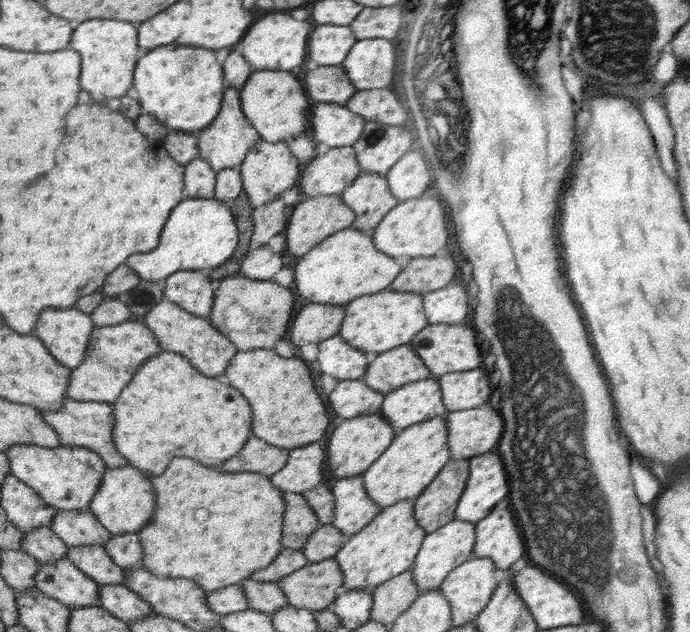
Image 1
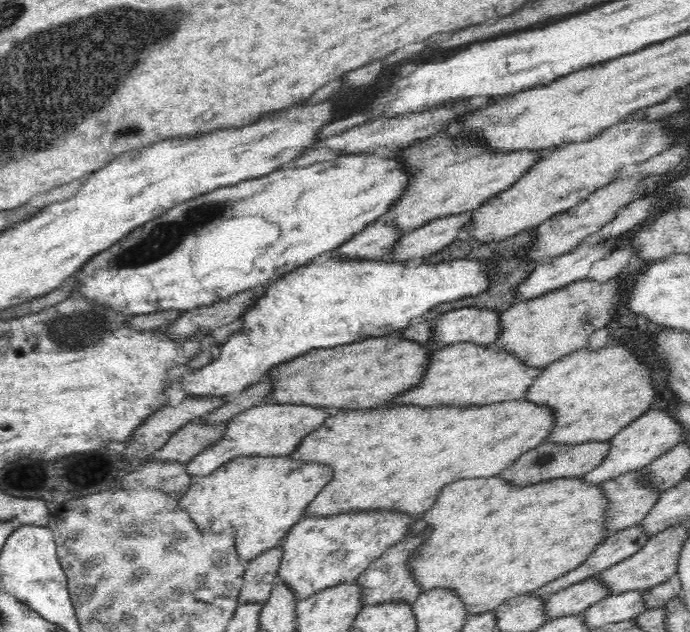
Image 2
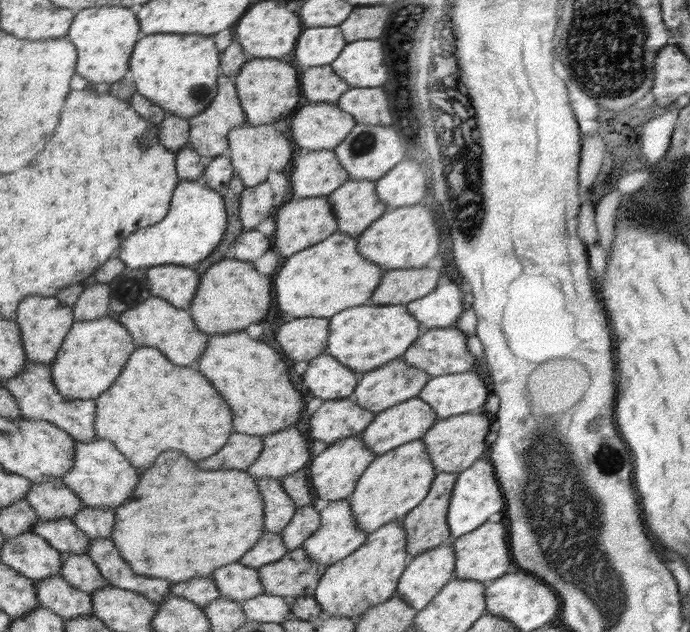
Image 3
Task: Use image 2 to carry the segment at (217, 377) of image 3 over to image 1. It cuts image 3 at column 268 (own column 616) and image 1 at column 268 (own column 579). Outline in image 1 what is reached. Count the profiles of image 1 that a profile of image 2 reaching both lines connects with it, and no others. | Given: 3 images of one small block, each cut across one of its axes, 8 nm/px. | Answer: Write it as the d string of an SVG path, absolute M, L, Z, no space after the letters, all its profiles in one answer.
M268 349L238 351L222 379L237 388L250 403L253 437L288 450L322 442L330 426L330 416L314 387L308 363L299 354L284 358Z

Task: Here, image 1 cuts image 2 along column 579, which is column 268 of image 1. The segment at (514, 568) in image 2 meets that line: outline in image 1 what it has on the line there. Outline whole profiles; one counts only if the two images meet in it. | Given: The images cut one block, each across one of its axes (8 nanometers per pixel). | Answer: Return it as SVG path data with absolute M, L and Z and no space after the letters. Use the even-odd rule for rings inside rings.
M176 458L168 464L166 468L166 474L158 476L152 480L154 484L154 490L156 490L156 514L152 514L152 520L148 526L144 526L140 532L138 532L138 538L142 543L142 556L141 566L149 570L154 577L163 578L184 578L196 582L198 586L204 588L207 591L220 590L224 586L232 586L240 583L242 580L248 579L256 570L262 570L266 568L268 564L272 564L276 560L276 556L280 554L280 550L284 547L281 541L282 538L282 524L284 520L284 512L286 512L286 501L282 497L283 491L276 488L269 477L260 473L244 472L244 474L222 474L218 470L212 470L192 458ZM198 508L206 508L210 512L210 518L204 520L204 522L196 522L194 520L194 510Z

